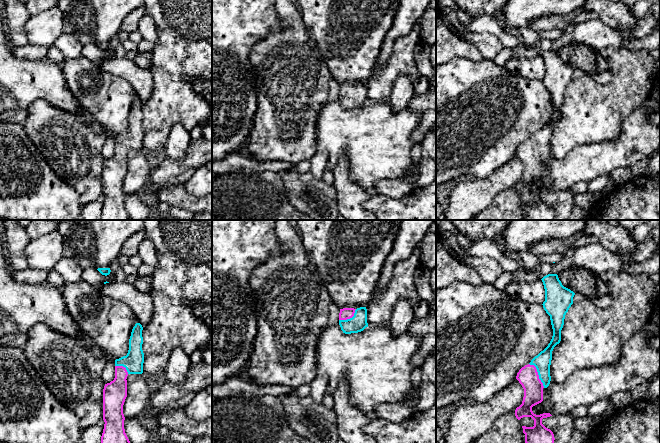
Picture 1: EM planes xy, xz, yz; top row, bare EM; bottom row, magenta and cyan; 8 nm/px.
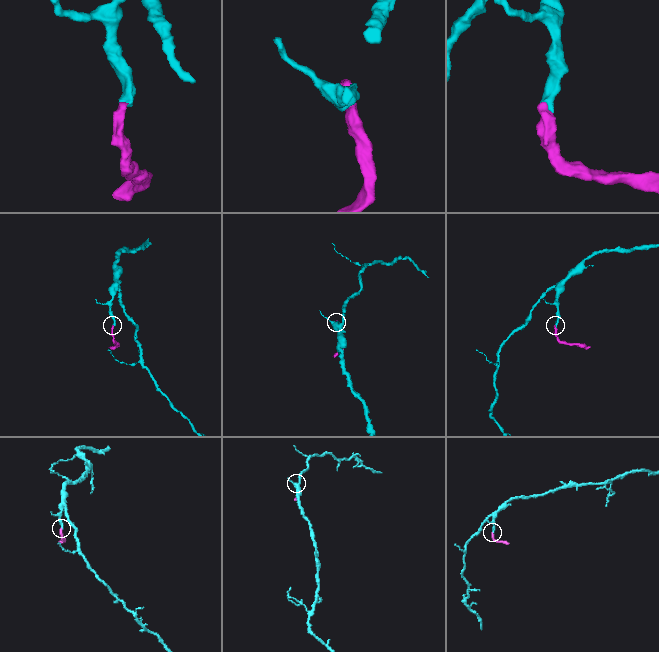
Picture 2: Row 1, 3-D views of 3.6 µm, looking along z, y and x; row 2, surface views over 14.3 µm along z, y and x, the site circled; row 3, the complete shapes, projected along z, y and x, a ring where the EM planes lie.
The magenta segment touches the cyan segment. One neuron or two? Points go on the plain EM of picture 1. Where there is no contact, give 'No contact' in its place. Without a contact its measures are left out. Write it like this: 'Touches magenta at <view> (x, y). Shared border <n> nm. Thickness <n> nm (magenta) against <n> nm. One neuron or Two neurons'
Touches magenta at yz (537, 150). Shared border 240 nm. Thickness 170 nm (magenta) against 140 nm. One neuron

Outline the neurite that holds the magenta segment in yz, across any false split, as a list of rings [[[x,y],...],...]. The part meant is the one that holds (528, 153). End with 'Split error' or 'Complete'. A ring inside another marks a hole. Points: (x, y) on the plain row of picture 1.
[[[548,50],[542,55],[545,65],[543,84],[550,92],[553,112],[548,122],[535,132],[528,141],[522,143],[516,155],[524,165],[522,180],[516,184],[515,192],[518,196],[531,193],[533,203],[522,202],[526,220],[554,220],[553,208],[542,200],[542,195],[552,192],[550,189],[536,191],[532,183],[543,177],[543,165],[551,157],[550,141],[552,127],[561,117],[561,106],[565,91],[573,80],[575,69],[564,63],[557,50]]]. Split error

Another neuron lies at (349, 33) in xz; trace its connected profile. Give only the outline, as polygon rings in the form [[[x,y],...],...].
[[[297,0],[307,32],[339,85],[366,83],[371,77],[400,0]]]

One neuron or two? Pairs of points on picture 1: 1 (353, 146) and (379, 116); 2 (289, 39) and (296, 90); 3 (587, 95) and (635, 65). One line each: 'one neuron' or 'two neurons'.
1: one neuron
2: one neuron
3: one neuron

